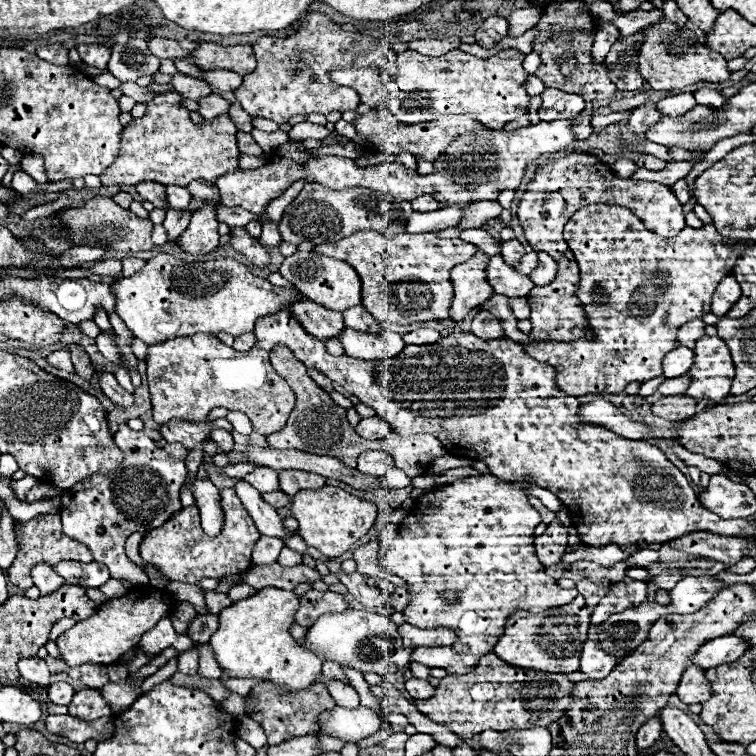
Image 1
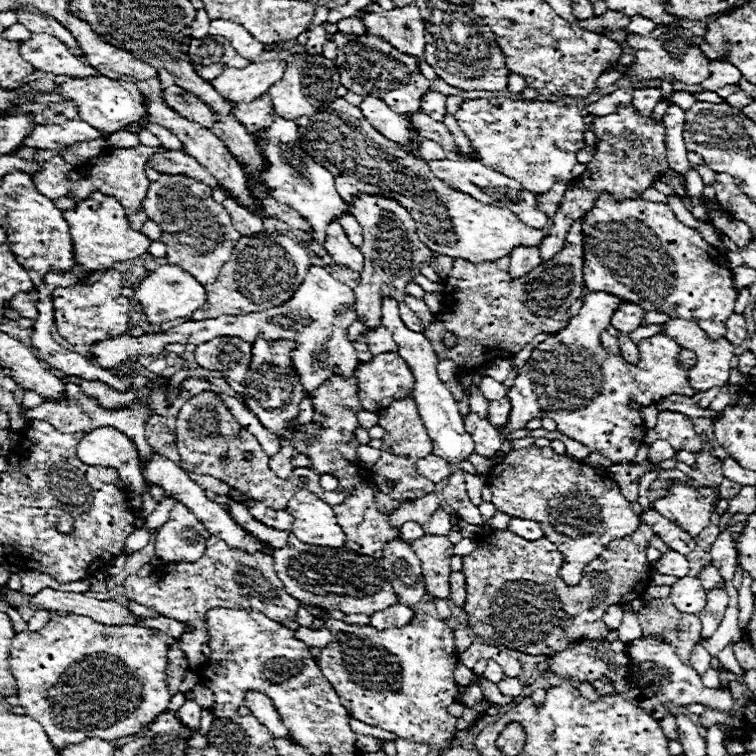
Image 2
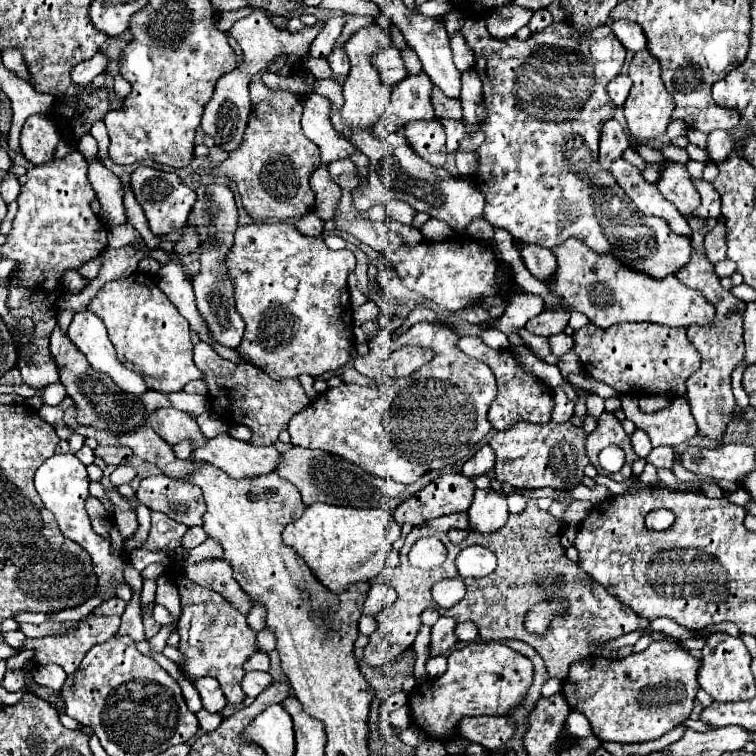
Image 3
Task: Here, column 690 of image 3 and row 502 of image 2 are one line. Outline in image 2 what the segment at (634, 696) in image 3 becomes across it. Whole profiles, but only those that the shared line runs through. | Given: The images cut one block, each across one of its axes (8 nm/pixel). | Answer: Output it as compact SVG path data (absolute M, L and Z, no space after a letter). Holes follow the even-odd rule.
M678 482L670 486L666 498L654 502L654 508L674 524L680 524L690 536L698 536L710 524L712 500L714 494L710 488L694 488Z

